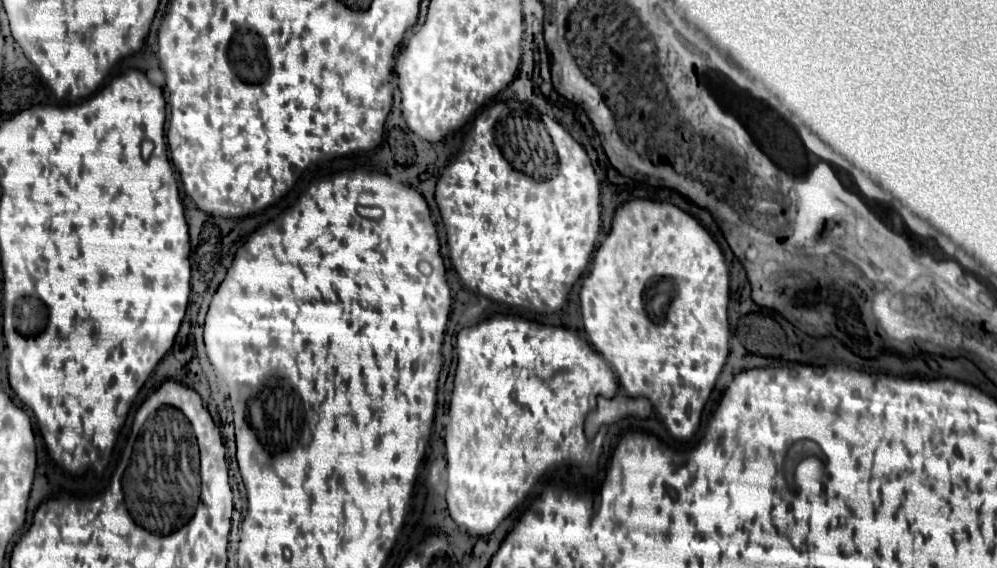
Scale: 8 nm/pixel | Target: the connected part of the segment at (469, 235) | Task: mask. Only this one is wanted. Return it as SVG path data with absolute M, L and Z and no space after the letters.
M492 103L484 108L479 111L481 114L465 140L465 152L457 154L437 180L435 200L447 228L451 264L465 287L483 294L489 300L527 308L537 314L557 312L565 304L573 284L587 270L595 250L601 228L600 182L583 146L577 144L555 120L545 120L545 126L549 128L549 136L559 154L557 176L543 182L513 170L501 156L501 150L493 138L493 126L505 106Z

